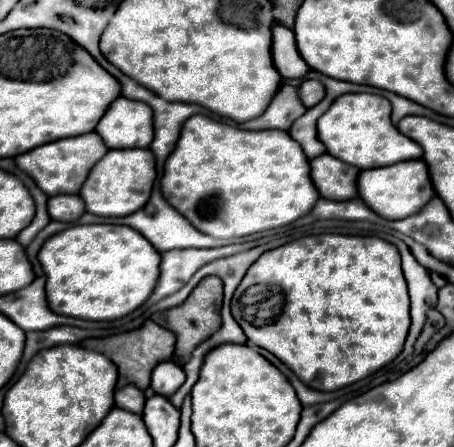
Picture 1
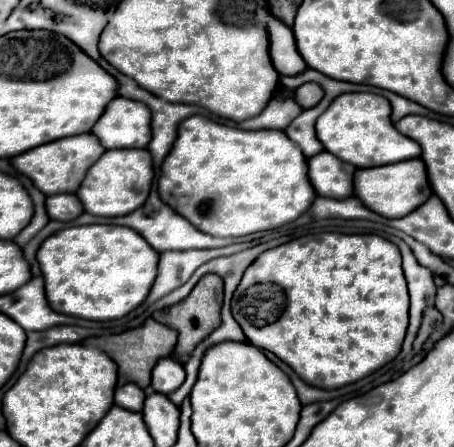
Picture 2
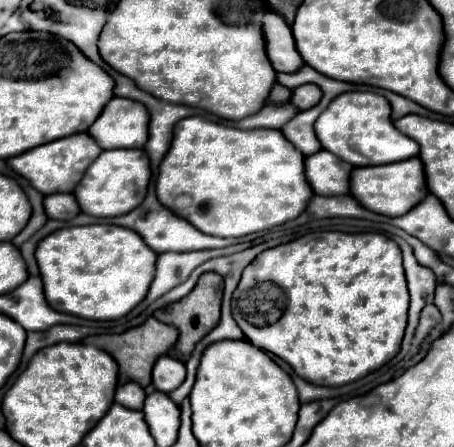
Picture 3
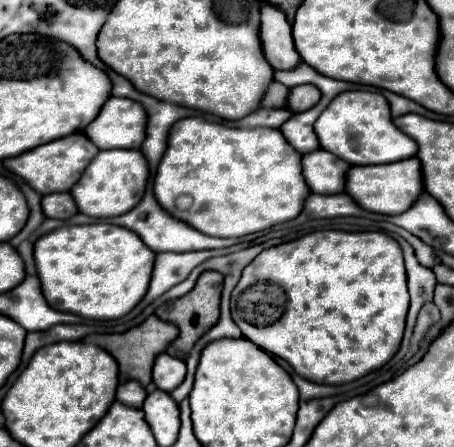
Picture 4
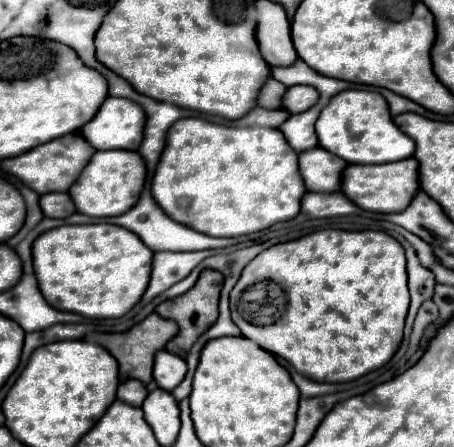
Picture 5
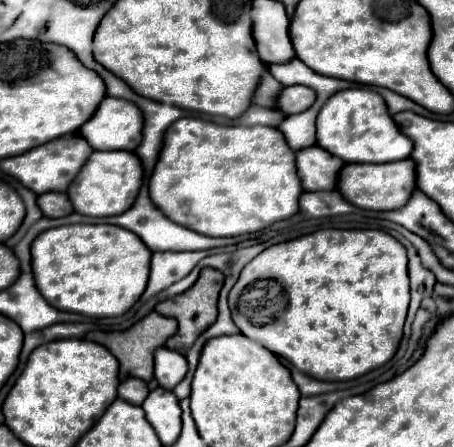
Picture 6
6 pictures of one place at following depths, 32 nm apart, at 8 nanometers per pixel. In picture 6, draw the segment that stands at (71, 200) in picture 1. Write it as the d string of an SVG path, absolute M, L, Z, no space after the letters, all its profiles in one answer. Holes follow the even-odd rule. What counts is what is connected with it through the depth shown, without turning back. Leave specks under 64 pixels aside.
M48 192L44 196L38 196L38 206L40 206L42 214L48 218L64 218L74 212L68 196L60 194L60 192Z

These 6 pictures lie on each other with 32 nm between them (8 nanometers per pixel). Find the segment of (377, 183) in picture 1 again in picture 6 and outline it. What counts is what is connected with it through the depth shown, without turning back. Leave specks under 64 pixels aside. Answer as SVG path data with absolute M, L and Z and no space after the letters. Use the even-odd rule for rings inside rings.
M406 158L388 164L346 164L338 190L350 204L364 210L400 210L416 190L416 162Z

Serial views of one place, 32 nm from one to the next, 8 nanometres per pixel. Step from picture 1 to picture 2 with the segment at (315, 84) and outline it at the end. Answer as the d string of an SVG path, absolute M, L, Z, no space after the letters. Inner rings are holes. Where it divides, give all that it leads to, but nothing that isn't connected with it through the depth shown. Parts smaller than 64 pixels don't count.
M306 82L300 88L296 88L296 100L302 108L312 108L316 106L324 96L324 90L320 84L316 82Z

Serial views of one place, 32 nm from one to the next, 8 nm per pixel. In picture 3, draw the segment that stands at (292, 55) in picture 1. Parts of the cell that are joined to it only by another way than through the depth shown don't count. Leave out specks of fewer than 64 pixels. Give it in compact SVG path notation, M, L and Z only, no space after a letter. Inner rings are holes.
M268 12L268 16L264 16L264 36L268 40L268 58L276 72L294 74L304 66L290 26L284 24L284 18L276 16L276 12Z

